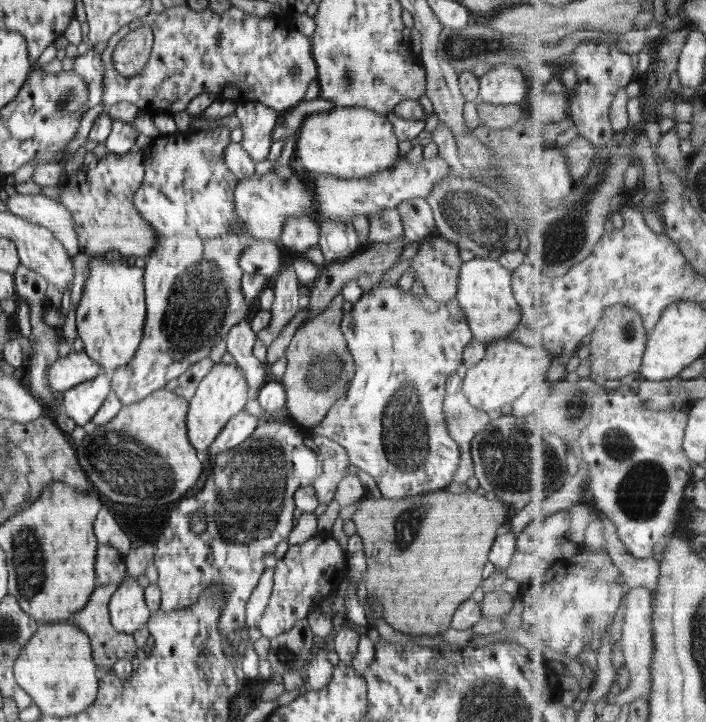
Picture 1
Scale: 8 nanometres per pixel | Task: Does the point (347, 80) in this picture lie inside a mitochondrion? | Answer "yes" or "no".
yes

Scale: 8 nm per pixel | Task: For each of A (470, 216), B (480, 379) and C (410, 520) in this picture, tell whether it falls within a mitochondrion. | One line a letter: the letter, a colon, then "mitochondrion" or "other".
A: mitochondrion
B: other
C: mitochondrion

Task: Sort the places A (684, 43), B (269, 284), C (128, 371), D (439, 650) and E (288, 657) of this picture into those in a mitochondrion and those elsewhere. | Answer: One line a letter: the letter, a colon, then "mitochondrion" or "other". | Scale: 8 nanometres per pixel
A: other
B: other
C: other
D: other
E: mitochondrion

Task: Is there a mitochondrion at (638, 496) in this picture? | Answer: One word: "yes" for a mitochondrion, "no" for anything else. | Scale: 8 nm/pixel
yes

